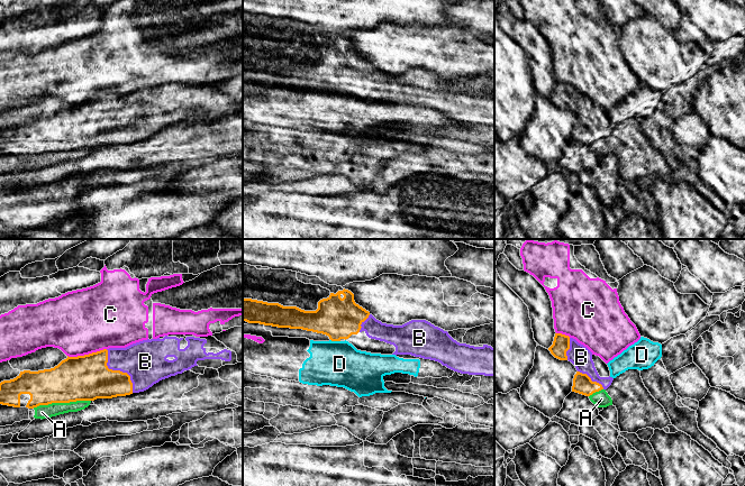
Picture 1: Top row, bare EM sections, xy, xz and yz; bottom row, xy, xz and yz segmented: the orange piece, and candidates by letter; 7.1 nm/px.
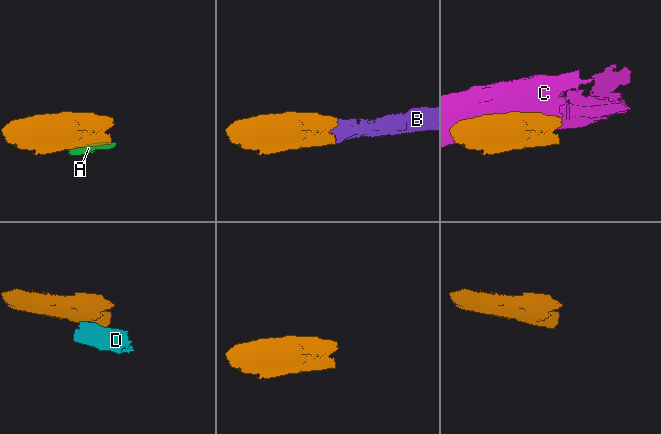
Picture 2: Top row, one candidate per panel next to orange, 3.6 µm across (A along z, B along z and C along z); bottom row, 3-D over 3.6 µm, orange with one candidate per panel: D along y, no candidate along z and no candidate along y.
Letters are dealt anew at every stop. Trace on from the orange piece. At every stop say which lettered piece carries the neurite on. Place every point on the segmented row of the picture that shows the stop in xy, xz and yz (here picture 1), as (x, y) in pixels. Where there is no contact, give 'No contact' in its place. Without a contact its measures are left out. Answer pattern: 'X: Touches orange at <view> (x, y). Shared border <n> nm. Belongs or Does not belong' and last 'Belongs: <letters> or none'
A: Touches orange at xy (61, 402). Shared border 420 nm. Does not belong
B: Touches orange at xy (118, 370). Shared border 360 nm. Belongs
C: Touches orange at xy (87, 355). Shared border 280 nm. Does not belong
D: Touches orange at xz (335, 340). Shared border 70 nm. Does not belong
Belongs: B

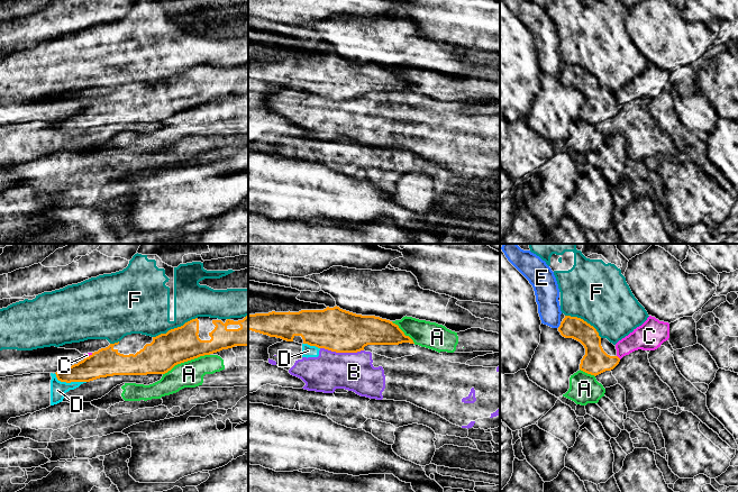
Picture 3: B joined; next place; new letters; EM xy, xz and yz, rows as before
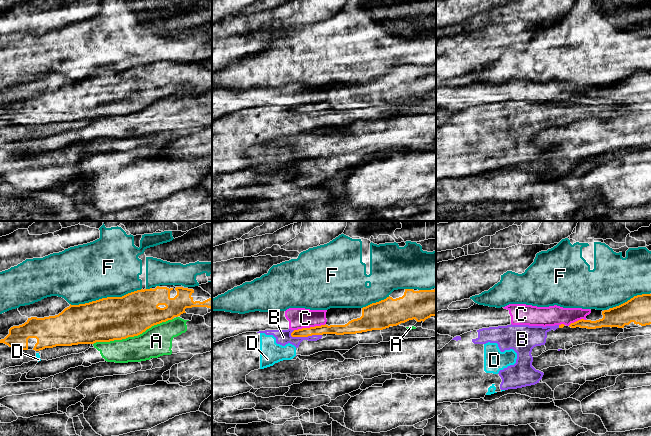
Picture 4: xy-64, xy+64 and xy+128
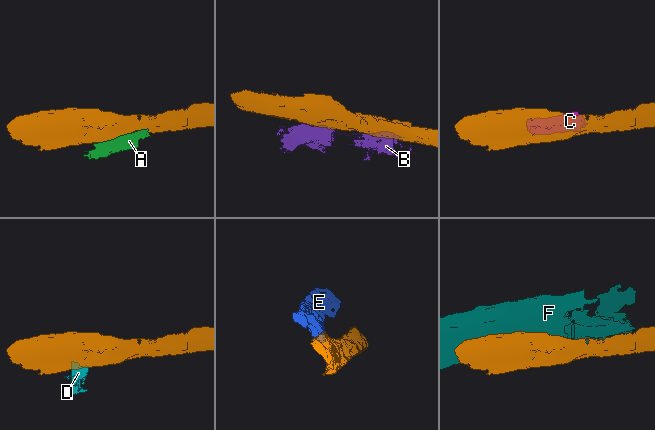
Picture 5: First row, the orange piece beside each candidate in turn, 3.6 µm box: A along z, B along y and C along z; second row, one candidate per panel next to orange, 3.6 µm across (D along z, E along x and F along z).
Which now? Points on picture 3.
A: Touches orange at xy (185, 361). Shared border 360 nm. Does not belong
B: Touches orange at xz (342, 352). Shared border 320 nm. Does not belong
C: Touches orange at yz (618, 357). Shared border 40 nm. Does not belong
D: Touches orange at xy (69, 382). Shared border 240 nm. Does not belong
E: No contact. Does not belong
F: Touches orange at xy (174, 328). Shared border 360 nm. Does not belong
Belongs: none

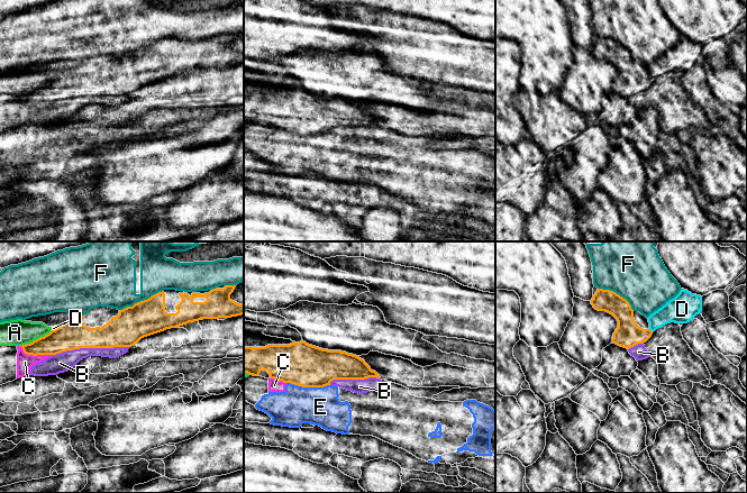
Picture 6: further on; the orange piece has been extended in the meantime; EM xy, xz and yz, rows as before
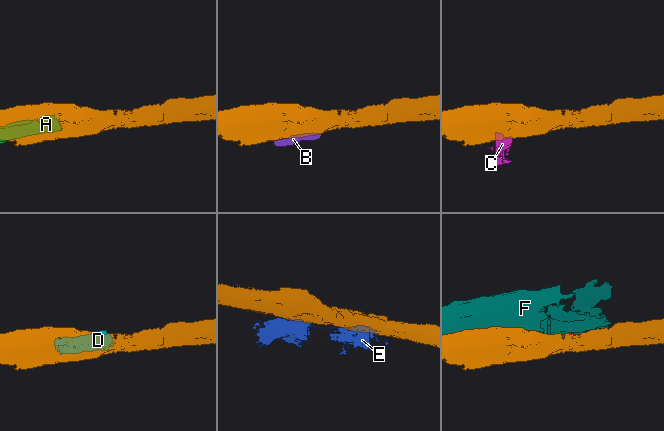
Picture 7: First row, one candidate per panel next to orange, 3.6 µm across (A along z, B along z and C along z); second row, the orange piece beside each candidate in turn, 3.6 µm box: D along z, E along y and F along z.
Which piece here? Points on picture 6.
A: Touches orange at xy (36, 339). Shared border 240 nm. Does not belong
B: Touches orange at xy (90, 347). Shared border 550 nm. Does not belong
C: Touches orange at xy (35, 355). Shared border 240 nm. Does not belong
D: Touches orange at yz (650, 330). Shared border 40 nm. Does not belong
E: Touches orange at xz (308, 386). Shared border 320 nm. Does not belong
F: Touches orange at xy (140, 301). Shared border 360 nm. Does not belong
Belongs: none

